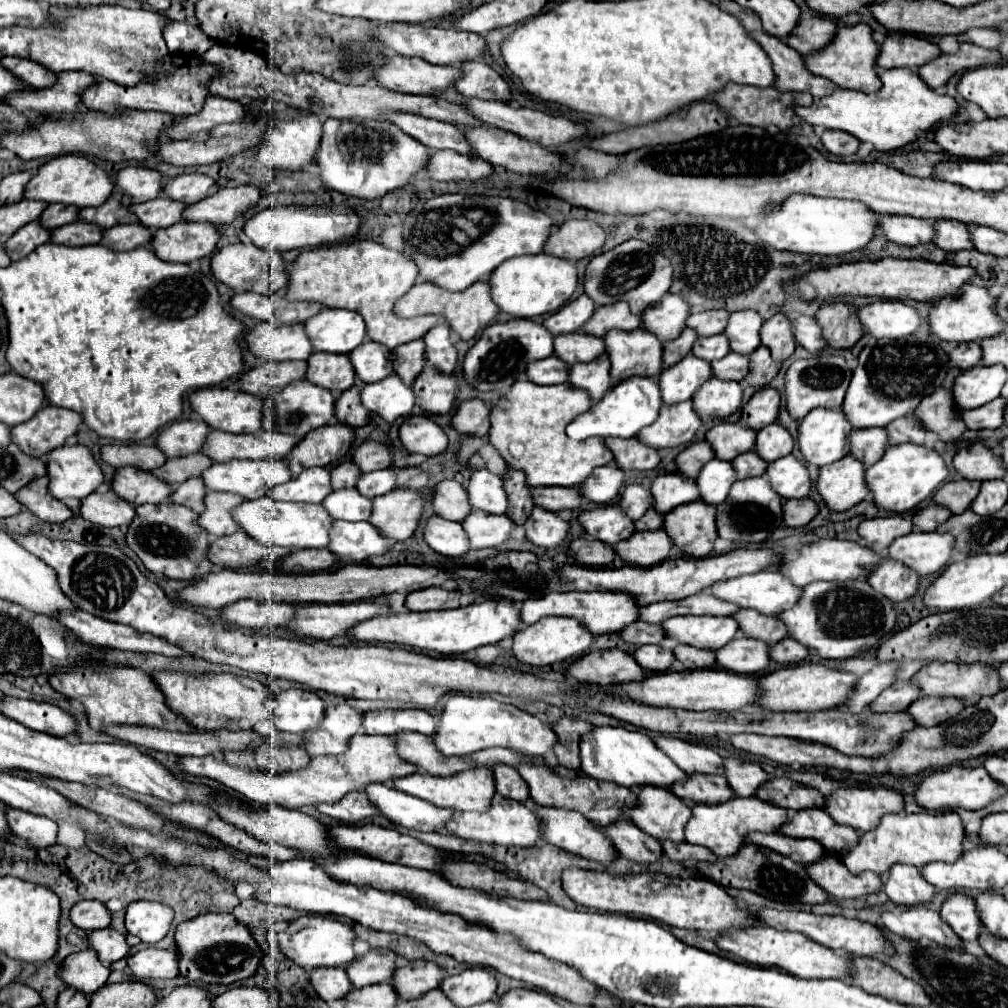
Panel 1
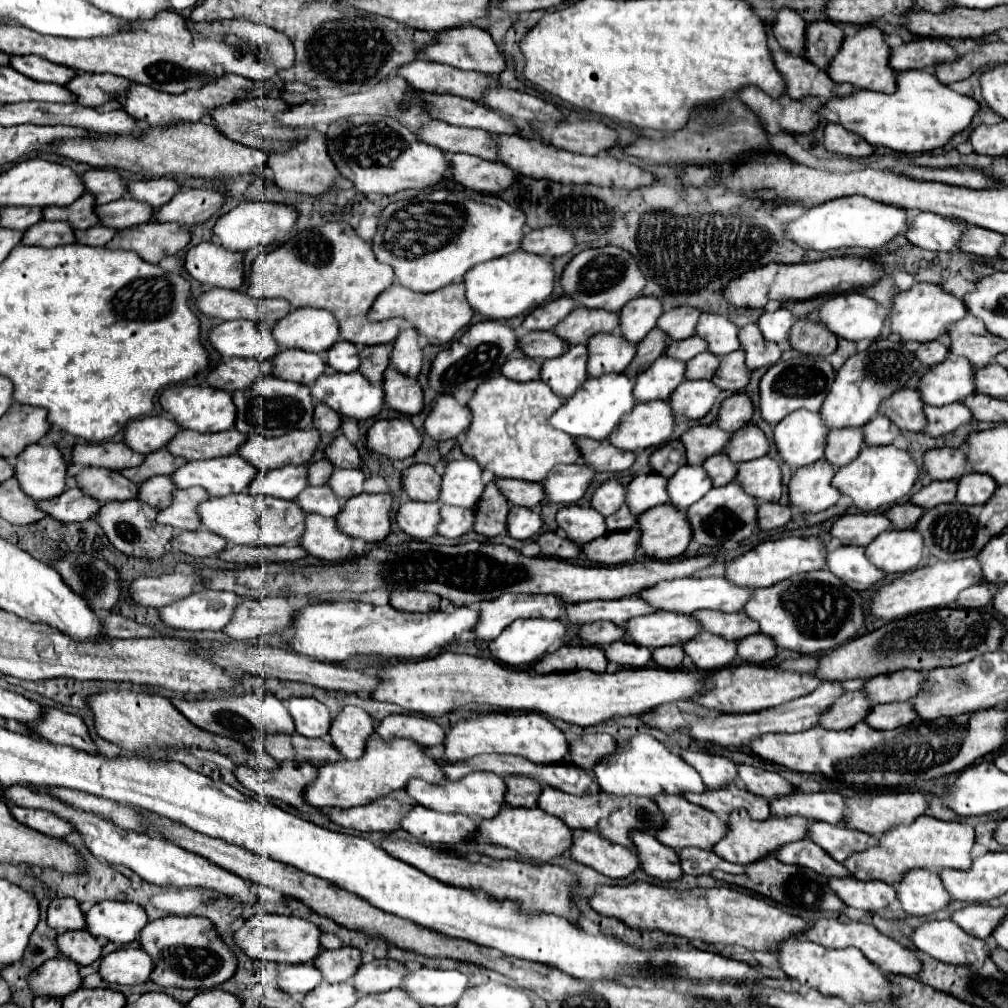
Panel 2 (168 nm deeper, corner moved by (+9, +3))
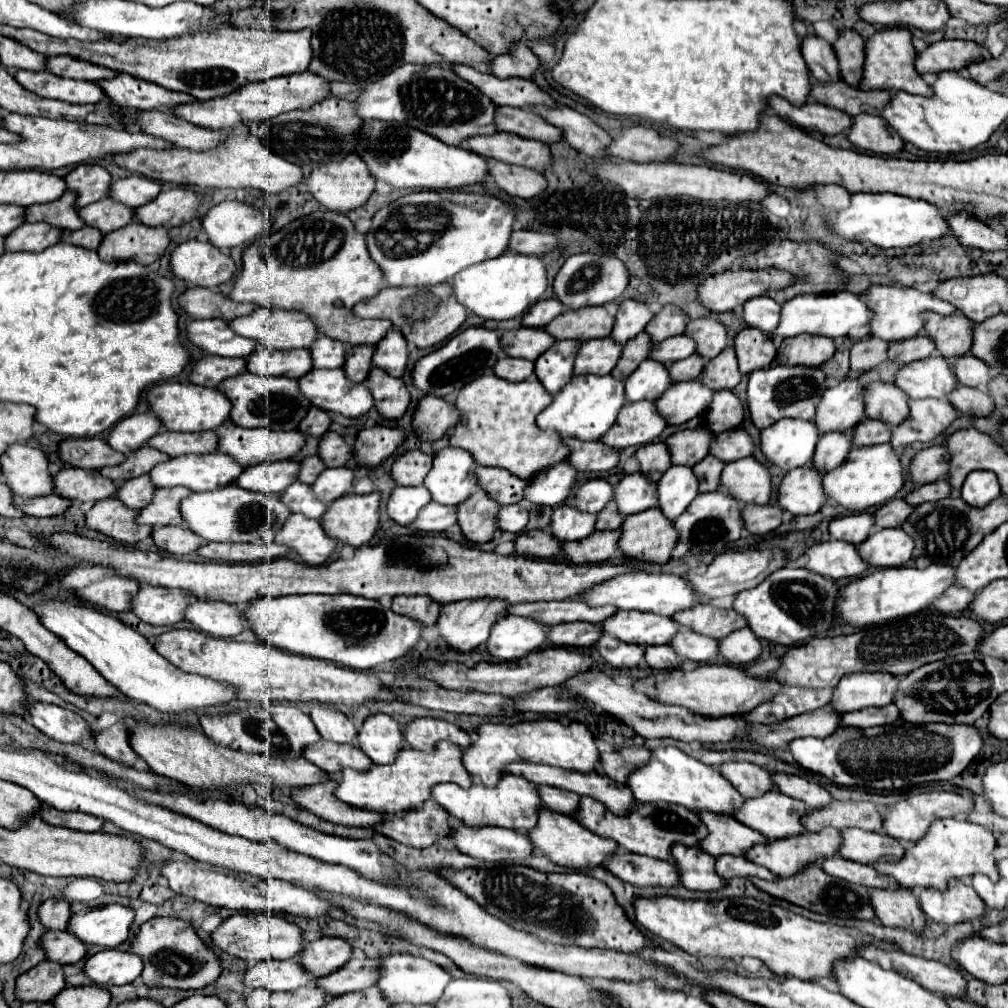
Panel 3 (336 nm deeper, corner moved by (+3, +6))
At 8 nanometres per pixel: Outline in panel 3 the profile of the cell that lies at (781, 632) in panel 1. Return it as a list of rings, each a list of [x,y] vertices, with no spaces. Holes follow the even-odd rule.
[[[697,604],[695,608],[677,612],[673,618],[679,624],[693,628],[695,632],[701,632],[701,634],[715,638],[715,640],[721,640],[727,634],[747,626],[747,618],[741,616],[739,612],[735,612],[733,608],[721,610],[711,604]]]

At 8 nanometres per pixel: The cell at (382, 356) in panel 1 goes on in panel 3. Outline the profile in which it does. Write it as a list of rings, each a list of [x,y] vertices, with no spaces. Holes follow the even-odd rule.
[[[323,334],[313,342],[309,352],[313,358],[313,368],[343,368],[345,364],[345,344]]]

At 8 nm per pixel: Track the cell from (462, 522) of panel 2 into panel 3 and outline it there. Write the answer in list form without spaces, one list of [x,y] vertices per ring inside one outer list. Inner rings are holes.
[[[427,504],[411,528],[421,532],[447,532],[451,526],[457,524],[457,508],[447,508],[445,504]]]

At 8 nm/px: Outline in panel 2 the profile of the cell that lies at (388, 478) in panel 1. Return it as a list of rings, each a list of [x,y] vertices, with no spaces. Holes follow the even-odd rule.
[[[335,469],[327,485],[333,489],[337,497],[349,499],[363,493],[363,483],[365,483],[365,475],[359,469]]]

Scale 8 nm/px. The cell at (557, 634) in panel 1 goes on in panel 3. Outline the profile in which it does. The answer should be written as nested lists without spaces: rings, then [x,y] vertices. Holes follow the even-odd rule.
[[[505,616],[501,618],[487,640],[487,652],[499,660],[519,660],[535,650],[539,650],[547,642],[547,632],[551,630],[549,624],[539,624],[537,620],[525,618],[525,616]]]

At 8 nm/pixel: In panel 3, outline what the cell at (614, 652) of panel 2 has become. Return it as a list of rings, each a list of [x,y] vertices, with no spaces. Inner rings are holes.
[[[605,634],[597,644],[601,646],[601,656],[605,662],[615,668],[633,668],[643,660],[645,648],[639,648],[637,644],[623,644],[621,640],[615,640],[615,636]]]

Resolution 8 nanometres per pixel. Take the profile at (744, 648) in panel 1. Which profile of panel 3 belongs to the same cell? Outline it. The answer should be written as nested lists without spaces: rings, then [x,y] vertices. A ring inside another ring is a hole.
[[[685,626],[679,628],[679,632],[671,640],[671,646],[675,648],[679,656],[699,662],[699,664],[719,660],[719,640],[691,632],[691,628],[685,628]]]

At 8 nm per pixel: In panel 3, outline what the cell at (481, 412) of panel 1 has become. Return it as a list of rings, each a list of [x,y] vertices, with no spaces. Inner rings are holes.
[[[425,396],[419,400],[417,412],[413,416],[413,428],[421,440],[435,442],[445,434],[453,432],[459,420],[461,412],[455,404],[437,396]]]

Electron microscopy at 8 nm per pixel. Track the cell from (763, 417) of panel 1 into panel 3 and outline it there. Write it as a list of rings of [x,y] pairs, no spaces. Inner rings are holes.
[[[723,390],[723,392],[713,394],[705,420],[707,420],[707,428],[711,432],[719,434],[719,432],[741,426],[743,416],[745,416],[745,412],[743,412],[741,400],[731,390]]]

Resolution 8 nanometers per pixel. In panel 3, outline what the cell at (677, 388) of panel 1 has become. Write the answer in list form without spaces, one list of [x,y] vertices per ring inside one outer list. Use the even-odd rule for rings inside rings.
[[[643,360],[643,364],[639,364],[639,368],[625,382],[625,398],[629,402],[655,402],[671,384],[673,382],[669,374],[669,364],[657,360]]]

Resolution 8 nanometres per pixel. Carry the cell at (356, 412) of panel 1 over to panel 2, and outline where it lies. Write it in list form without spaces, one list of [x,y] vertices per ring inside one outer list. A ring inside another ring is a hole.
[[[323,403],[315,405],[315,413],[313,413],[313,427],[317,431],[327,431],[327,433],[333,433],[337,431],[341,425],[341,417],[335,413],[335,411],[329,411],[329,407],[325,407]]]

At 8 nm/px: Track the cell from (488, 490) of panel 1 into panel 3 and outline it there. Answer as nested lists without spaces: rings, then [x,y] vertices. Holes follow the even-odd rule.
[[[445,448],[435,454],[433,468],[425,478],[425,488],[431,492],[433,502],[459,506],[477,488],[475,460],[467,450]]]

